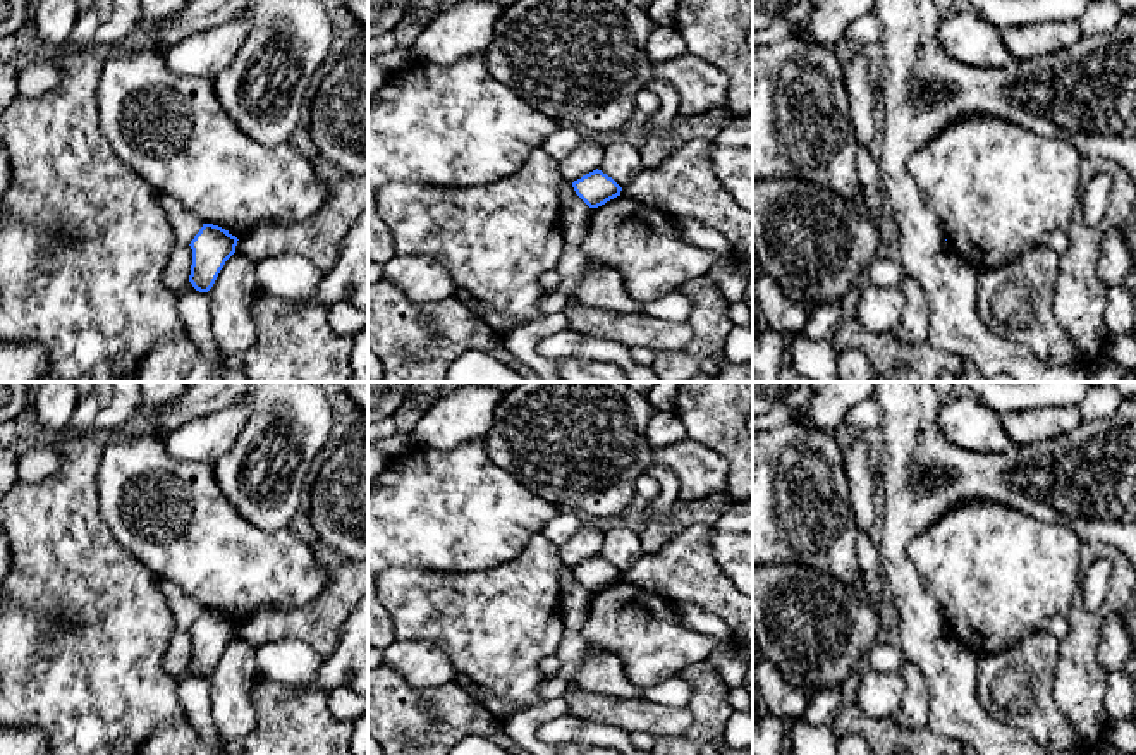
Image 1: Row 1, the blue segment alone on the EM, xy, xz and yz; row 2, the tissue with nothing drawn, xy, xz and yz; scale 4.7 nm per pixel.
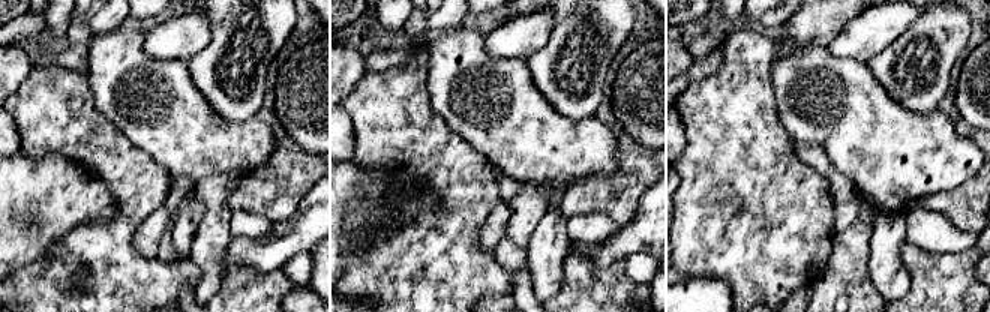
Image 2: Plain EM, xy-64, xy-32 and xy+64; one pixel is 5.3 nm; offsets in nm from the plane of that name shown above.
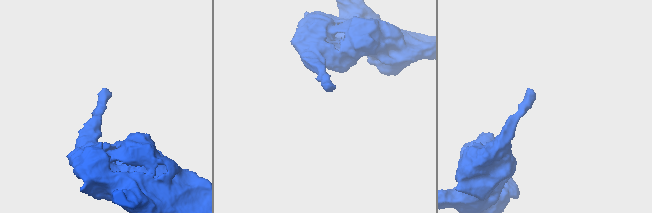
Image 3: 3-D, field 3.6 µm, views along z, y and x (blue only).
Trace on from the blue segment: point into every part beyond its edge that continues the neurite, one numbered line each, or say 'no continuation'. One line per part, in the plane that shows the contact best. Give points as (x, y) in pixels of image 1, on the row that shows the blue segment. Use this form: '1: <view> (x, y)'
no continuation

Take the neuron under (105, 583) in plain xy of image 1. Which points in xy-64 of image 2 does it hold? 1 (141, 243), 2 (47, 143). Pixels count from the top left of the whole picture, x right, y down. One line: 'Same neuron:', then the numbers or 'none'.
Same neuron: 2

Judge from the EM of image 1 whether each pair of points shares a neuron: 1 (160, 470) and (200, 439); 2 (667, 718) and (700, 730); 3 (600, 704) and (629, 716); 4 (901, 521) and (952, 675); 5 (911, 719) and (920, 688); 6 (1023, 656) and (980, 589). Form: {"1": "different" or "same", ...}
{"1": "different", "2": "different", "3": "same", "4": "same", "5": "same", "6": "different"}

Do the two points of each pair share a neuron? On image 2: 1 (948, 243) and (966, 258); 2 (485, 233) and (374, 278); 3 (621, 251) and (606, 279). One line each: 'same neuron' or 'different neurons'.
1: different neurons
2: different neurons
3: different neurons

